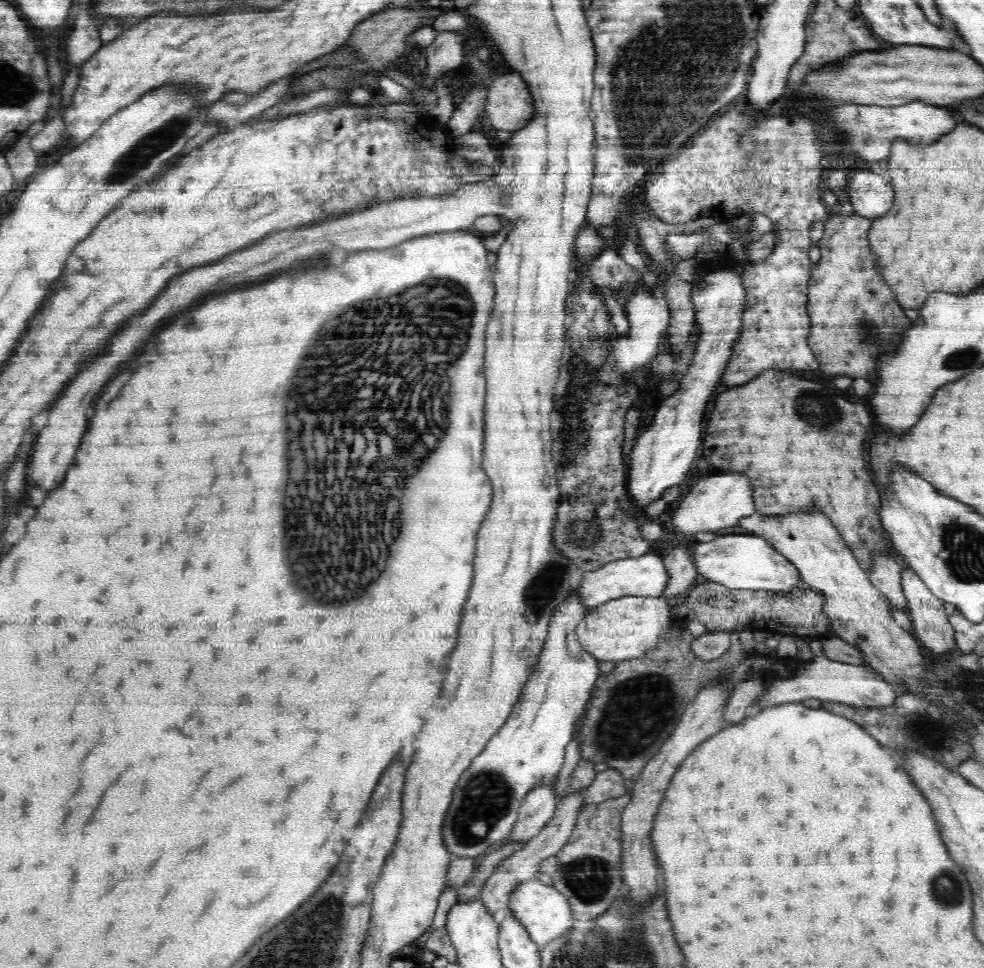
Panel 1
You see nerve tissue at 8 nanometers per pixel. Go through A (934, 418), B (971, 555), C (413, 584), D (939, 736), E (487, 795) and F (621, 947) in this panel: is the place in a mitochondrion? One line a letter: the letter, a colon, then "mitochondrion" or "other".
A: other
B: mitochondrion
C: other
D: mitochondrion
E: mitochondrion
F: mitochondrion

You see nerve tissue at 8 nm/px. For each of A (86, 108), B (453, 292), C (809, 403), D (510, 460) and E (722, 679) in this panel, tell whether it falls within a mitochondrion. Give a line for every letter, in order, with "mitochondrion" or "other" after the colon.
A: other
B: mitochondrion
C: mitochondrion
D: other
E: other

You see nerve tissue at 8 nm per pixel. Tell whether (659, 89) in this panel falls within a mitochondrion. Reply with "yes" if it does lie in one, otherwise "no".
yes

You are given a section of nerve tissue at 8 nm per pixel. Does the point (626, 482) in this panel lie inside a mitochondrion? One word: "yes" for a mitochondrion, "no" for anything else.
no

